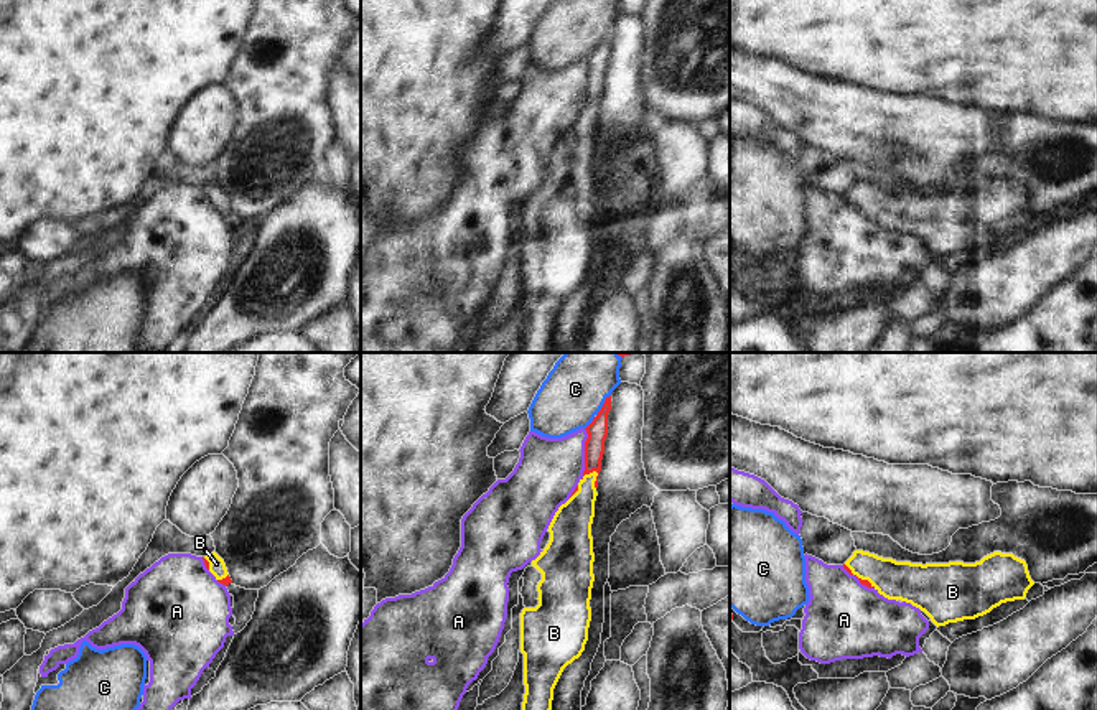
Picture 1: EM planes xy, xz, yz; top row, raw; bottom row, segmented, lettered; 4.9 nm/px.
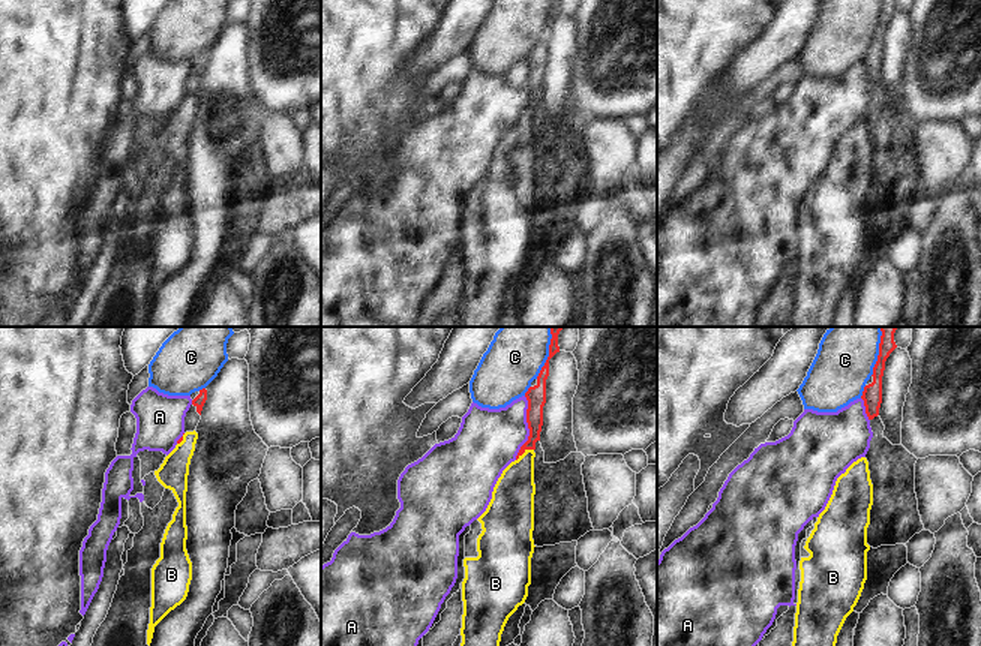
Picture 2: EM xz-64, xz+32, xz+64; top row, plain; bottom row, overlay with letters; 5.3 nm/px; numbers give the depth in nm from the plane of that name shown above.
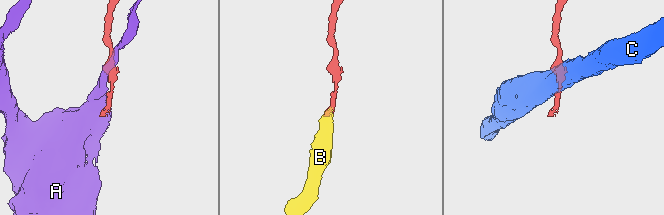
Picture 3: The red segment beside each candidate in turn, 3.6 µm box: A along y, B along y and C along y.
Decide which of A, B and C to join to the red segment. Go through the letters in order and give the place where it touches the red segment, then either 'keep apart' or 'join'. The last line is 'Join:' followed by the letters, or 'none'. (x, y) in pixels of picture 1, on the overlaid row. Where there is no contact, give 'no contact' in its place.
A: xz (585, 453) | keep apart
B: xz (597, 480) | join
C: xz (598, 412) | keep apart
Join: B

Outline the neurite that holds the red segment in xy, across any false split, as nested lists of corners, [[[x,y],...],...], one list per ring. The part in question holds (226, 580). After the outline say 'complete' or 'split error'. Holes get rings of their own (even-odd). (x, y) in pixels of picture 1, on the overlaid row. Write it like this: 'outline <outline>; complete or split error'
outline [[[208,554],[206,557],[203,557],[206,568],[216,577],[216,580],[222,585],[229,585],[232,583],[226,563],[224,560],[216,554]]]; split error

